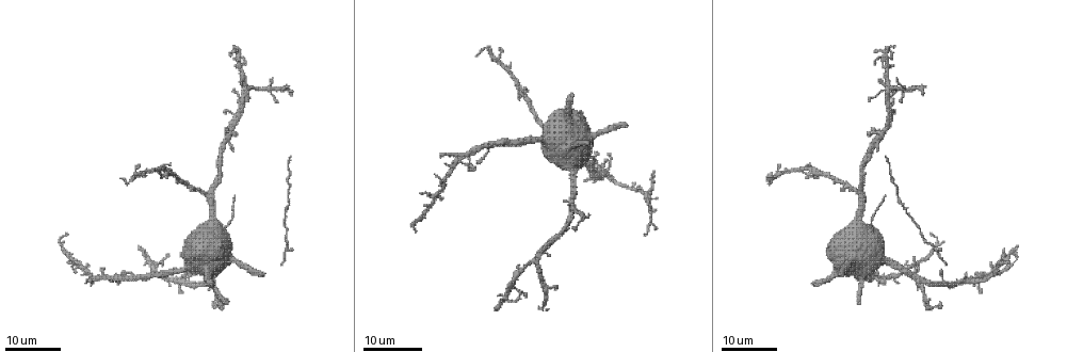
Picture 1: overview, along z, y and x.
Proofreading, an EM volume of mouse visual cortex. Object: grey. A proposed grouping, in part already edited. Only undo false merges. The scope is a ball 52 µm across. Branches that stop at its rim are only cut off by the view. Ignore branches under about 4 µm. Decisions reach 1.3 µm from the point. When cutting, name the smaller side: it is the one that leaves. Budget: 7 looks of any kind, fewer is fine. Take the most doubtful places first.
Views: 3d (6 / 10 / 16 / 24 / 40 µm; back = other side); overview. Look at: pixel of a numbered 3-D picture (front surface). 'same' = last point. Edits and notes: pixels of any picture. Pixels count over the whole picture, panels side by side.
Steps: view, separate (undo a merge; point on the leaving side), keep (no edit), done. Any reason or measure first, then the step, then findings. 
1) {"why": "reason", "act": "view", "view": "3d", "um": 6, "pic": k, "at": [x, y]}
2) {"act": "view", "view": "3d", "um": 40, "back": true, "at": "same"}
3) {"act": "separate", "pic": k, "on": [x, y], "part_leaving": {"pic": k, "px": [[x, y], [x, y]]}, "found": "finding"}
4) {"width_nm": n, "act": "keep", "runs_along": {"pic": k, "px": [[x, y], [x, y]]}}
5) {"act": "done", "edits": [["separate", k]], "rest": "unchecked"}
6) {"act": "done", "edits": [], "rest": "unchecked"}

{"why": "a fork", "act": "view", "view": "3d", "um": 24, "pic": 1, "at": [245, 84]}

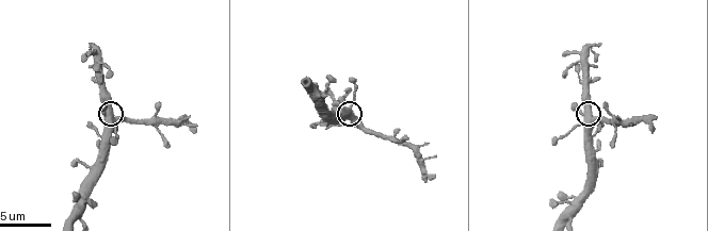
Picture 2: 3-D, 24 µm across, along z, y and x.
{"why": "closer look", "act": "view", "view": "3d", "um": 10, "pic": 2, "at": [589, 115]}

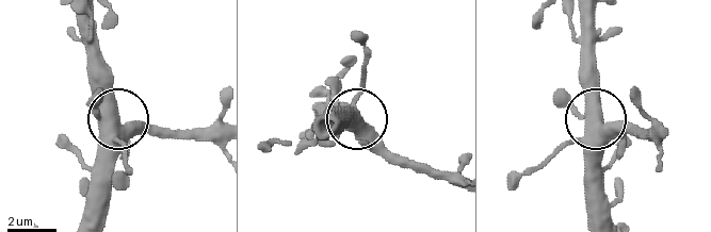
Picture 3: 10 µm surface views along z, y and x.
{"arms": 3, "act": "keep", "runs_along": {"pic": 3, "px": [[82, 218], [96, 145], [115, 115], [102, 62]]}, "found": "all the same cell"}

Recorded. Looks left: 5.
{"act": "view", "view": "3d", "um": 24, "pic": 1, "at": [288, 180]}

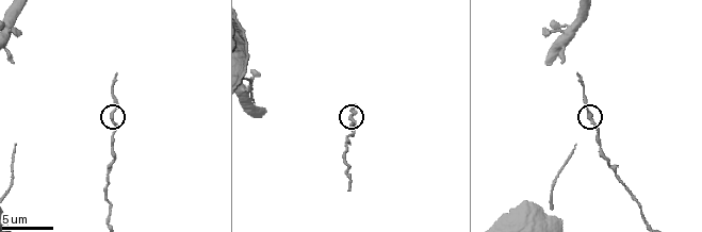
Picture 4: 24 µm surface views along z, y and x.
{"why": "closer look", "act": "view", "view": "3d", "um": 10, "pic": 4, "at": [110, 118]}

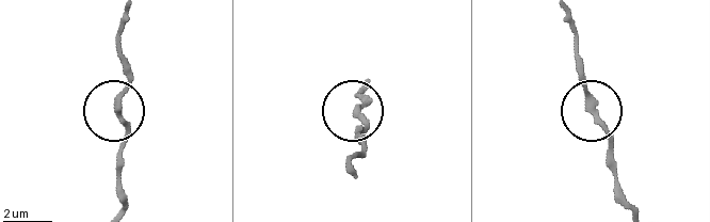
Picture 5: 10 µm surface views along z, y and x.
{"width_nm": 250, "act": "keep", "found": "all the same cell"}

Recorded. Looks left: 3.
{"why": "sudden change in width", "act": "view", "view": "3d", "um": 6, "pic": 4, "at": [609, 164]}

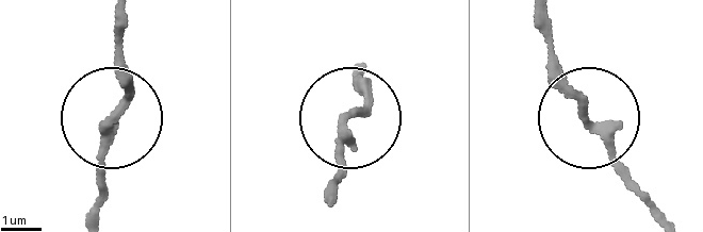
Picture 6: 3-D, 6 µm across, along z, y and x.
{"act": "keep", "found": "all the same cell"}

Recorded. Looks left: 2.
{"act": "view", "view": "3d", "um": 16, "pic": 1, "at": [922, 284]}

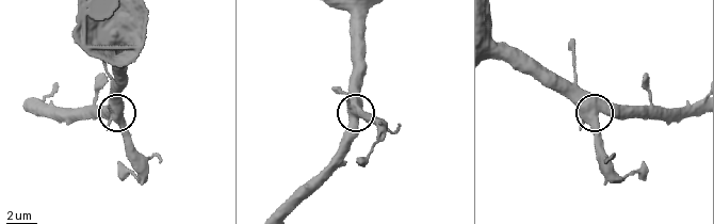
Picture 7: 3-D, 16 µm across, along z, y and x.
{"act": "view", "view": "3d", "um": 6, "pic": 7, "at": [596, 115]}

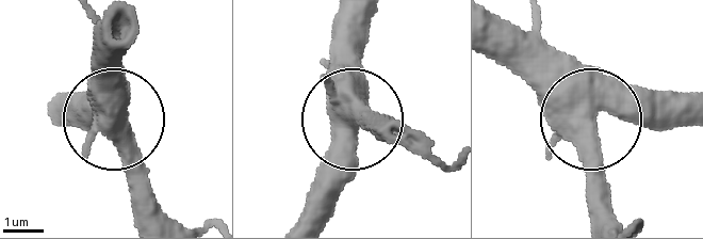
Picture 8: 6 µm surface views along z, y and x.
{"width_nm": 620, "act": "keep", "found": "continuous, no second cell"}

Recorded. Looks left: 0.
{"act": "done", "edits": [], "rest": "unchecked"}

